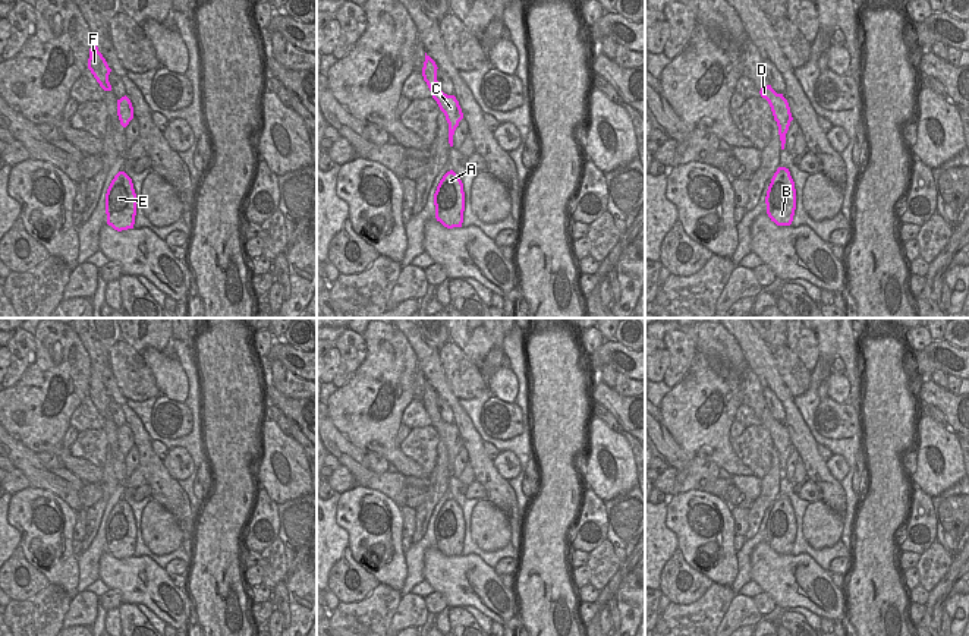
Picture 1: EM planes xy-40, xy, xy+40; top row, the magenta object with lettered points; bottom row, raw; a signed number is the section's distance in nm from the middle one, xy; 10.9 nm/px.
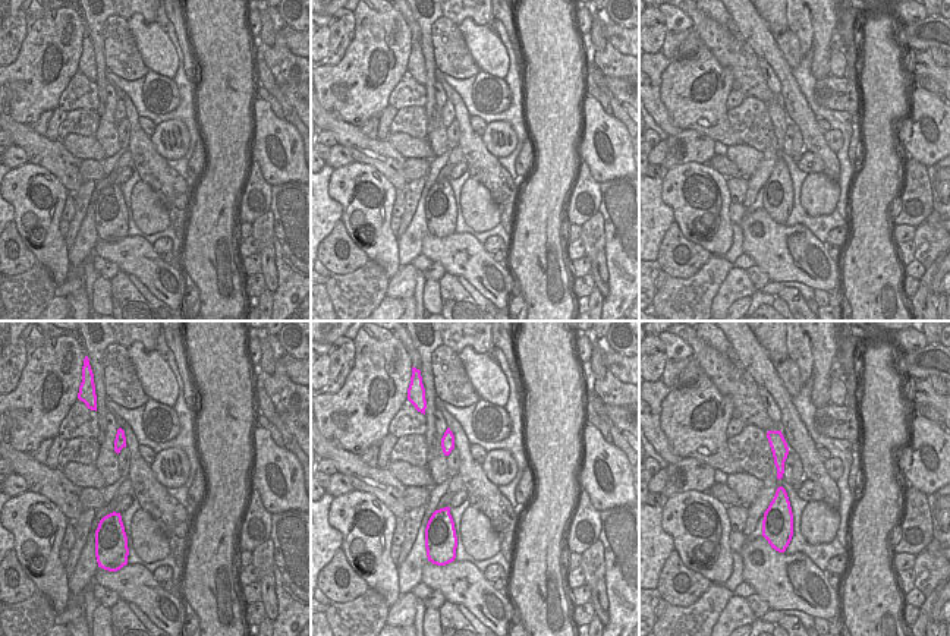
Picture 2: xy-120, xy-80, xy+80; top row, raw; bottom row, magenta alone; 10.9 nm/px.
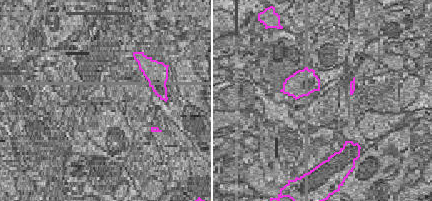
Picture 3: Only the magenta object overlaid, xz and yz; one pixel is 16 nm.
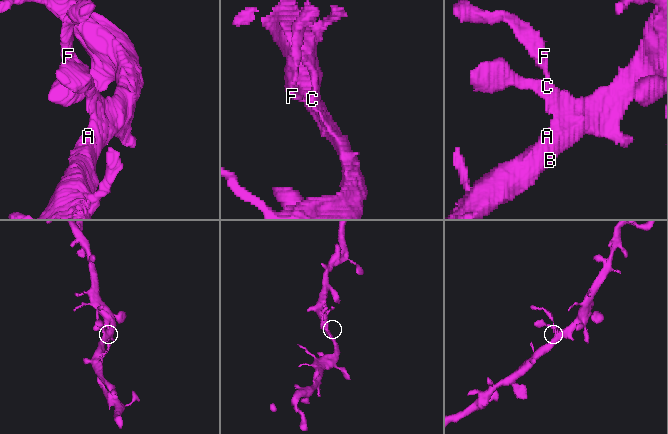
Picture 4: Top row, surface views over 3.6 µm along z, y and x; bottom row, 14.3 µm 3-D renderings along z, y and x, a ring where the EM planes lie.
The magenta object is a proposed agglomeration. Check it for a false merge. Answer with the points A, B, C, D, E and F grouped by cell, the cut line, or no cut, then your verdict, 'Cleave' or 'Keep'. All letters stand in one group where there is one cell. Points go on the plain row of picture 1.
Groups: A B C D E / F. Split along xy (441, 419), (433, 424). Cleave

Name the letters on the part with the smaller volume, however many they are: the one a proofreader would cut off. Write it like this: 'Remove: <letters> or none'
Remove: F

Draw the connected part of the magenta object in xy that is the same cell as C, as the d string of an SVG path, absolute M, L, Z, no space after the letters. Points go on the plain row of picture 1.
M443 419L440 422L434 422L432 426L437 429L440 438L444 441L446 448L449 451L449 472L453 475L453 463L459 450L463 447L462 437L454 424L447 424Z

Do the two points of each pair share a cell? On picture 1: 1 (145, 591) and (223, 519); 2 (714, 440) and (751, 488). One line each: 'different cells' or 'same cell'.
1: different cells
2: different cells

